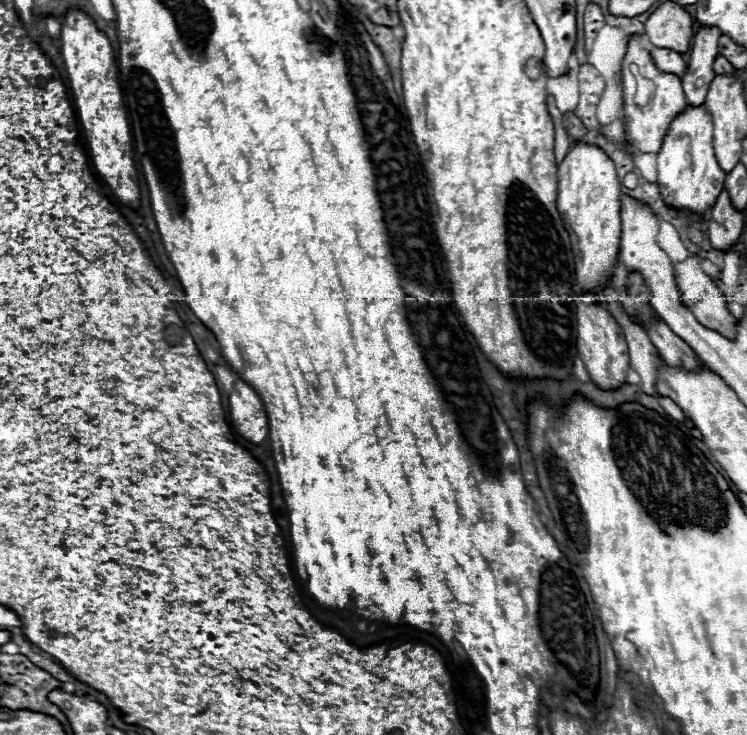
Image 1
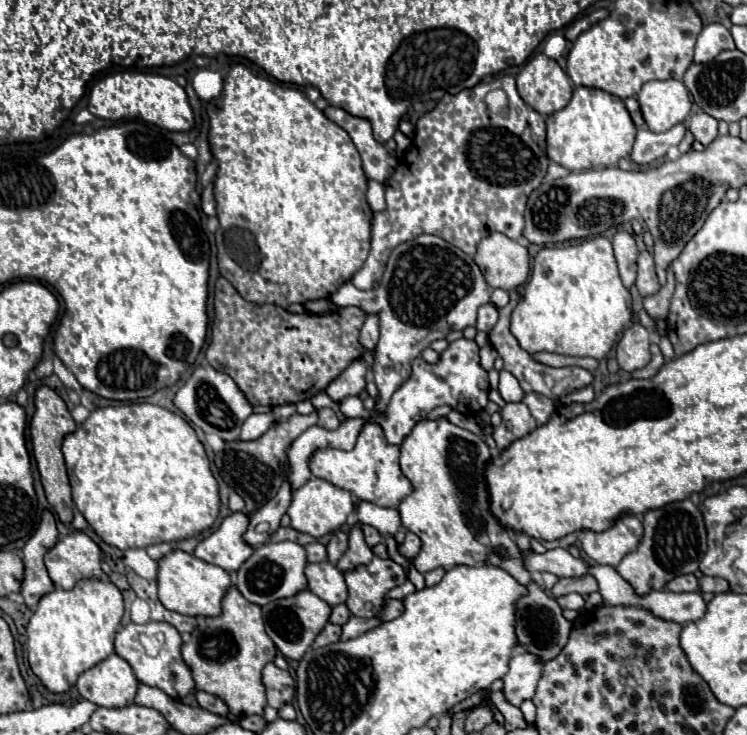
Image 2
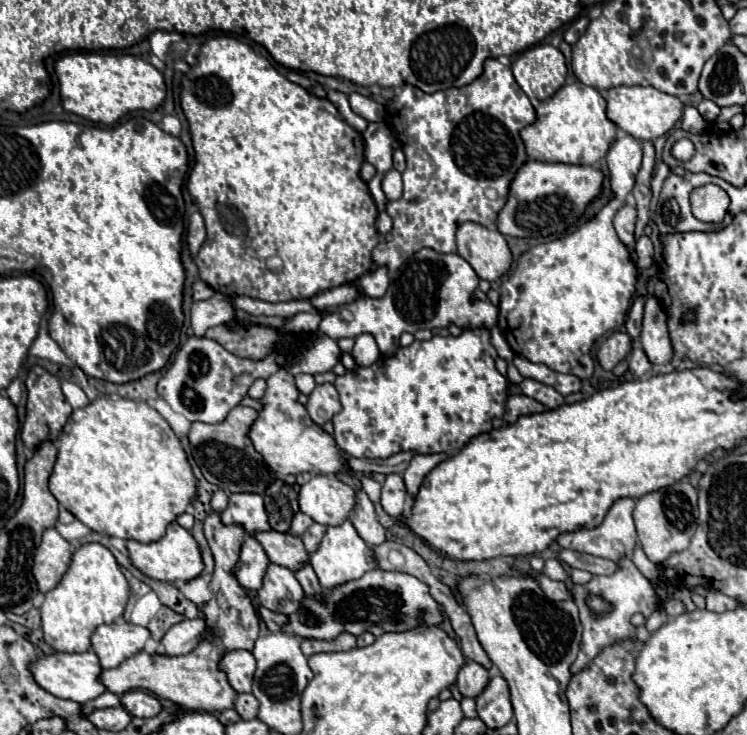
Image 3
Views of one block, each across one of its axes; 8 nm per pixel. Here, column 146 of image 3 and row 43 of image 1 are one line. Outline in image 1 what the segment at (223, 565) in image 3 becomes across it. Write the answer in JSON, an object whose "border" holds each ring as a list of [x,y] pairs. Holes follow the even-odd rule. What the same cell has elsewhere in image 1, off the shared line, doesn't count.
{"border":[[[676,2],[660,4],[646,22],[646,36],[658,48],[684,54],[692,40],[692,16]]]}

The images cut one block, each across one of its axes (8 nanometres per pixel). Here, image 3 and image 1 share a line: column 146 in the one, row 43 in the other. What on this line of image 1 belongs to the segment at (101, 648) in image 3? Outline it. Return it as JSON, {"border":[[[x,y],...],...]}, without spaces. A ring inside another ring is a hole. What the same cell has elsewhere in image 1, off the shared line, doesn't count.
{"border":[[[632,36],[632,40],[628,42],[628,50],[626,50],[626,58],[624,58],[622,70],[628,68],[630,64],[636,64],[640,76],[644,76],[644,78],[648,78],[648,80],[654,82],[656,94],[654,94],[654,98],[650,100],[648,106],[636,106],[632,102],[632,96],[628,96],[630,94],[630,88],[624,84],[624,94],[626,94],[624,96],[624,122],[626,122],[628,140],[642,154],[658,154],[660,148],[662,148],[664,136],[670,130],[672,120],[690,106],[688,100],[686,100],[686,94],[682,90],[682,78],[676,76],[676,74],[668,74],[668,72],[658,70],[656,64],[654,64],[654,60],[652,60],[652,56],[650,56],[650,52],[640,48],[640,36]]]}

